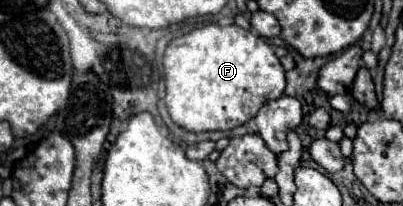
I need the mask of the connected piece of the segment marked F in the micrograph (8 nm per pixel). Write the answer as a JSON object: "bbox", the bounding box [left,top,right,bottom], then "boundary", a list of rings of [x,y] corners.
{"bbox":[164,25,286,133],"boundary":[[[202,25],[172,39],[164,51],[164,75],[166,75],[166,107],[176,125],[186,131],[202,133],[202,131],[228,131],[238,125],[250,121],[258,109],[270,101],[278,99],[284,93],[286,79],[284,69],[274,55],[272,47],[254,31],[242,29],[236,25],[220,27],[220,25]]]}

